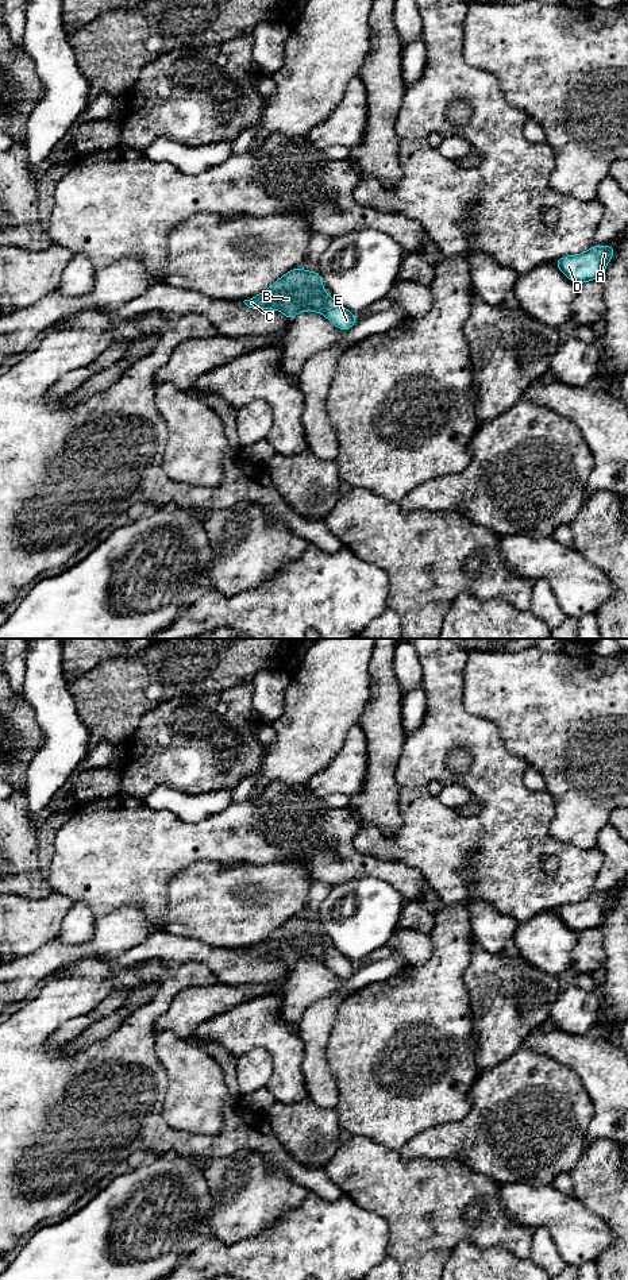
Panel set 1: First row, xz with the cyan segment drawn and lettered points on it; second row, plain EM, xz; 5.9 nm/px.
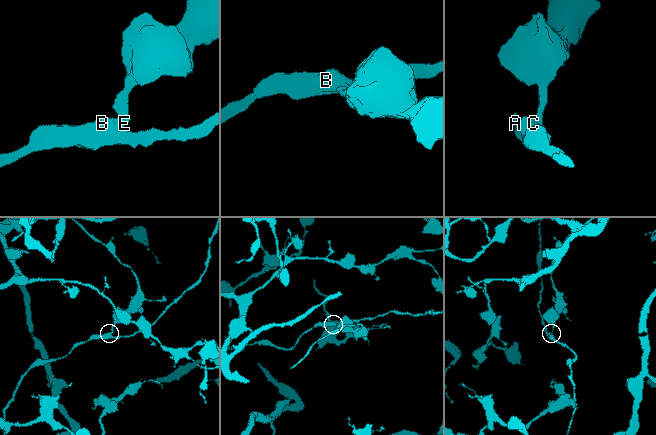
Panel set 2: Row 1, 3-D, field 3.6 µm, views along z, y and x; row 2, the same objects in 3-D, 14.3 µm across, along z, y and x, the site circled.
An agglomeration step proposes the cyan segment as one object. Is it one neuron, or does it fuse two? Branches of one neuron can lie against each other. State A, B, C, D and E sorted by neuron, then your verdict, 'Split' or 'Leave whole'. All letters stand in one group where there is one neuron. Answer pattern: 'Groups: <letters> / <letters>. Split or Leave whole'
Groups: A B C D / E. Split

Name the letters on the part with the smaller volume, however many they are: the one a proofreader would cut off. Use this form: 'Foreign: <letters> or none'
Foreign: A, B, C, D

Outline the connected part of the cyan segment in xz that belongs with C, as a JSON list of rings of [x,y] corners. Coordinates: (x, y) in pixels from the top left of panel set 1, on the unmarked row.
[[[293,915],[263,941],[244,948],[251,957],[277,957],[290,969],[308,957],[325,963],[323,929],[319,919]]]

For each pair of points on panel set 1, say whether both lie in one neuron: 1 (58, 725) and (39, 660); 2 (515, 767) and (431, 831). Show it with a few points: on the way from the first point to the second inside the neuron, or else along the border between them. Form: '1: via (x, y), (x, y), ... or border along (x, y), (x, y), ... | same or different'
1: via (56, 709), (45, 689), (45, 677) | same
2: via (501, 793), (501, 800), (470, 831), (457, 831) | same

